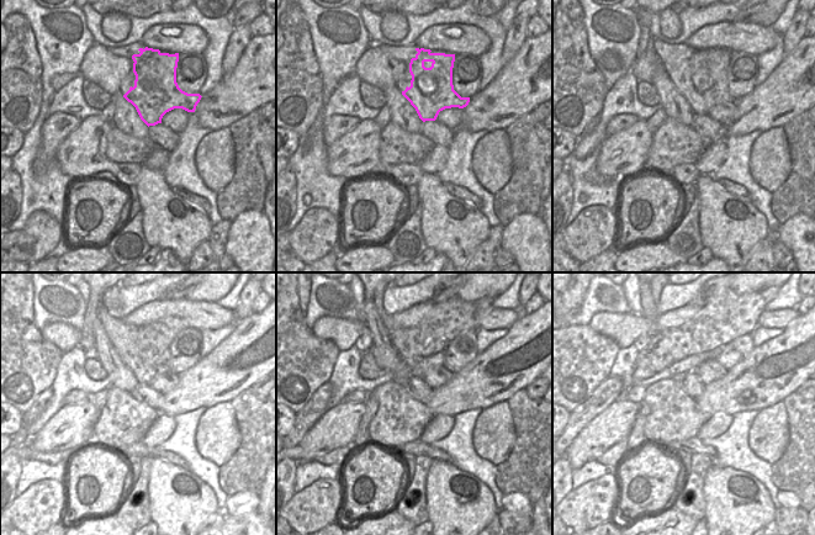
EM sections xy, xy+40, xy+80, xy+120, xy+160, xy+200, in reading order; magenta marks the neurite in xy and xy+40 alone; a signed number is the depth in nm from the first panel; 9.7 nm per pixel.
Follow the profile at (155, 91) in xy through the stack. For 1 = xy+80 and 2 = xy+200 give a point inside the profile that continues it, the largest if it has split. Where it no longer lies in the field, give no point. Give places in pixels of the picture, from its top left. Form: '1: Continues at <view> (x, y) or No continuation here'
1: Continues at xy+80 (707, 88)
2: Continues at xy+200 (704, 348)

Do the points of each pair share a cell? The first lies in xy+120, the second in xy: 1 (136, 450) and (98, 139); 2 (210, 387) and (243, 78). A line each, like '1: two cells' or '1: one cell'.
1: one cell
2: one cell

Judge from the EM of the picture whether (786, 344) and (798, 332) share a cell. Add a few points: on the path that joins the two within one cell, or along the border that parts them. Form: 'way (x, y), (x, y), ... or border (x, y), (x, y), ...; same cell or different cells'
way (788, 342), (795, 334); same cell

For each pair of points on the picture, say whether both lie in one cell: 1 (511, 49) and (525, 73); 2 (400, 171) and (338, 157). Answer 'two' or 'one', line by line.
1: two
2: one

